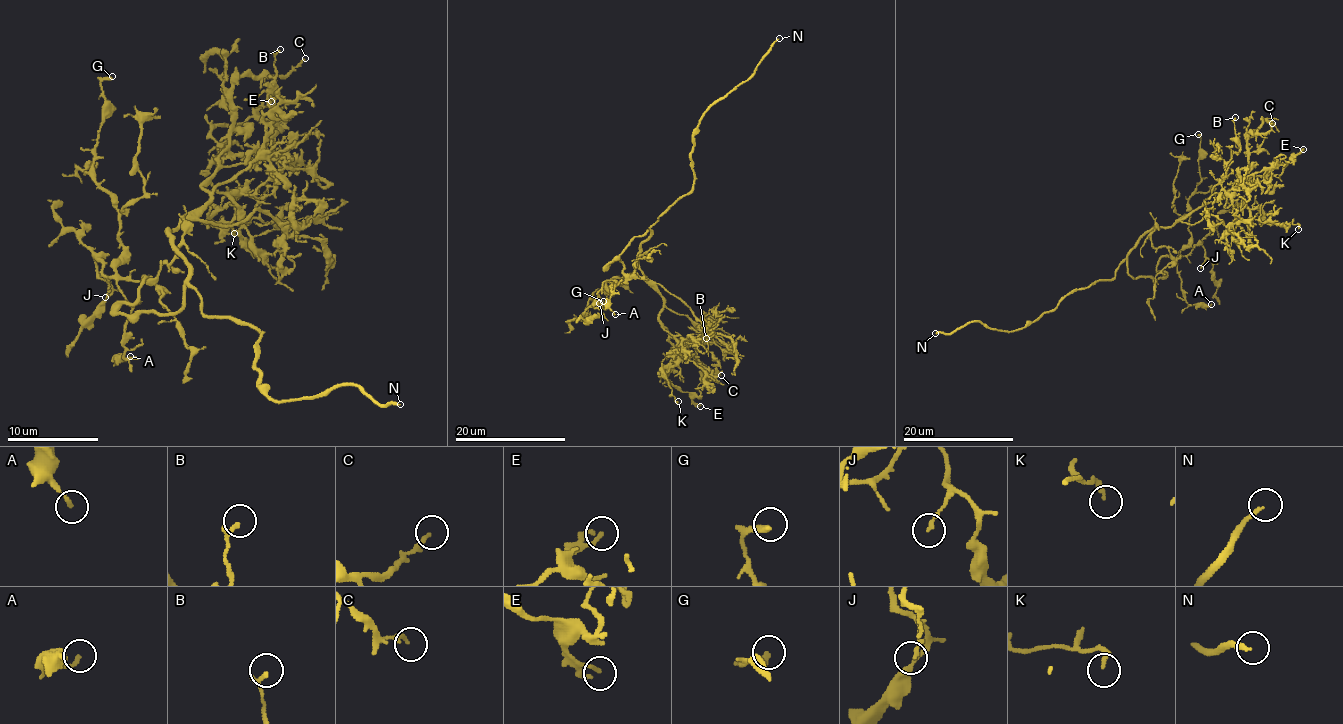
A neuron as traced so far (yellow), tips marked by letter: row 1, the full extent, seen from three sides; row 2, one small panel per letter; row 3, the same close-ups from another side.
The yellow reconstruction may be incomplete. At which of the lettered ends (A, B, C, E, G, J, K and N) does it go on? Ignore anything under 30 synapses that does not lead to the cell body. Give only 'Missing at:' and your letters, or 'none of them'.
Missing at: N

